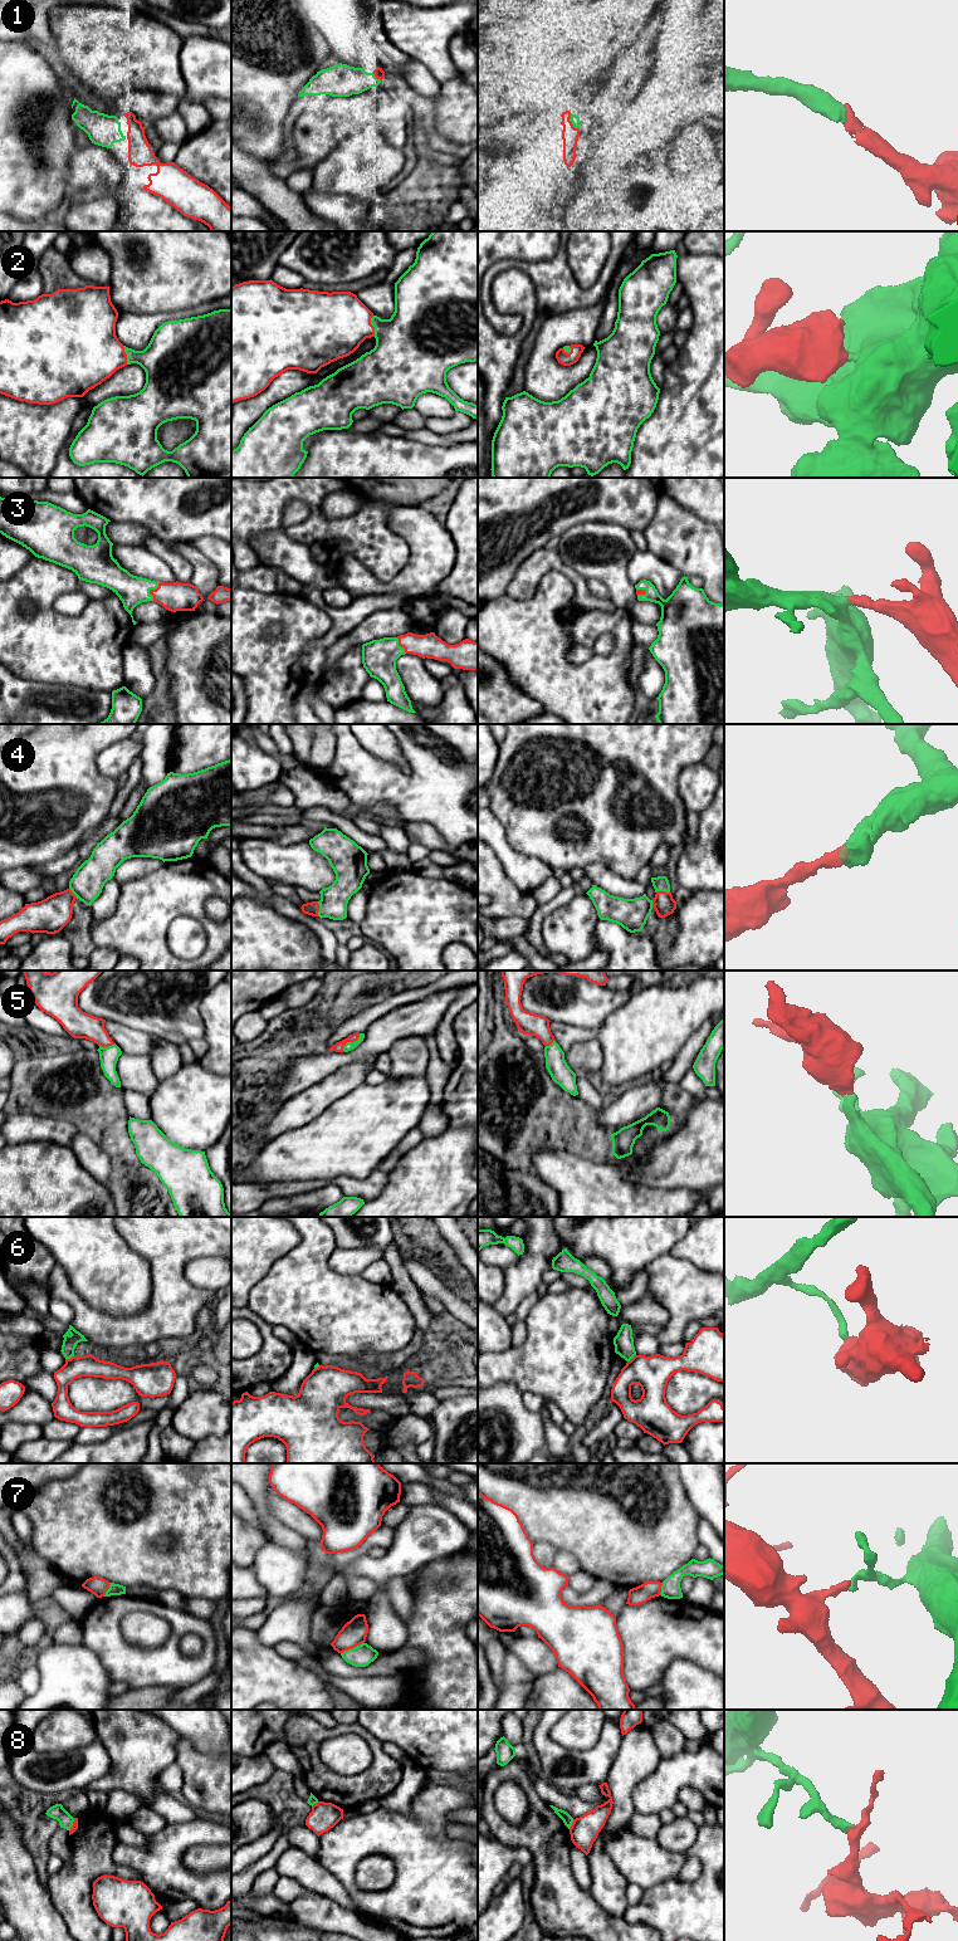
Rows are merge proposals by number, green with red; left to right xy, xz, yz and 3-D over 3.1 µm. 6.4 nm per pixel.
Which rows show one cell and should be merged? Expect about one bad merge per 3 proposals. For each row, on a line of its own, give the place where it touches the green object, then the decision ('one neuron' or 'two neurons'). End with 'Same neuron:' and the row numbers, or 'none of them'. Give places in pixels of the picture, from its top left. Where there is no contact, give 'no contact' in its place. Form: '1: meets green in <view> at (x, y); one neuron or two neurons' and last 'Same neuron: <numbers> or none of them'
1: meets green in yz at (571, 121); one neuron
2: meets green in xz at (372, 324); one neuron
3: meets green in xy at (148, 591); one neuron
4: meets green in xz at (319, 909); one neuron
5: meets green in xz at (351, 1042); one neuron
6: meets green in xy at (69, 1358); two neurons
7: meets green in xz at (352, 1648); two neurons
8: meets green in yz at (571, 1824); two neurons
Same neuron: 1, 2, 3, 4, 5

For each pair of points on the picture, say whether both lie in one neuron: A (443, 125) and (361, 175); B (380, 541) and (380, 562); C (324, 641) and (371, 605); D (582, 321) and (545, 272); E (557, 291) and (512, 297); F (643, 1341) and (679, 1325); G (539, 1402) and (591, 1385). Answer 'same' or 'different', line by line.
A: different
B: same
C: same
D: different
E: different
F: different
G: different

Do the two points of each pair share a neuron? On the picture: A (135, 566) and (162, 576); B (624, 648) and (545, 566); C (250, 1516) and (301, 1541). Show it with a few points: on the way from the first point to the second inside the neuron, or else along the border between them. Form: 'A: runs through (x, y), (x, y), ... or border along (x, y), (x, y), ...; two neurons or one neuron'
A: runs through (141, 566), (150, 566), (156, 570); one neuron
B: border along (614, 607), (578, 610), (572, 616), (561, 612); two neurons
C: border along (247, 1495), (267, 1534); two neurons

